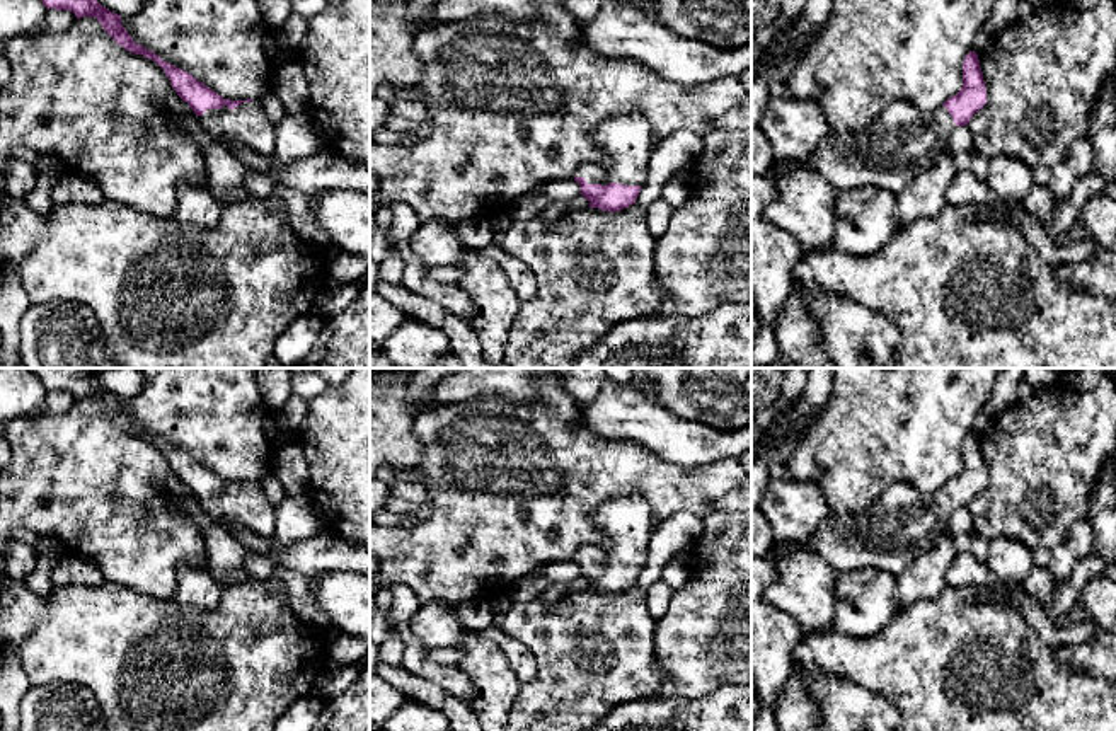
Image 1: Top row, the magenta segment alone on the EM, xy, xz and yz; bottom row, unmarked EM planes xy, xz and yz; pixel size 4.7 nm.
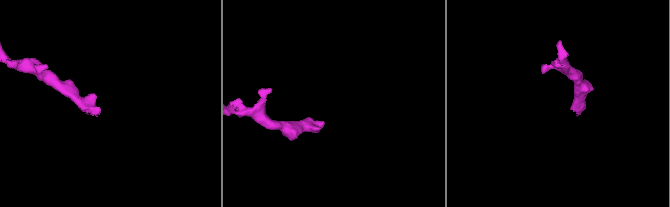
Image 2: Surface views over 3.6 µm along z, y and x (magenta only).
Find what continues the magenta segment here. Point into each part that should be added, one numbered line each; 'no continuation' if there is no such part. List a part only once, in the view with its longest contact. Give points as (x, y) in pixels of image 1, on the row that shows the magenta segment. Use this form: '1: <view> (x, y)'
1: xz (627, 140)

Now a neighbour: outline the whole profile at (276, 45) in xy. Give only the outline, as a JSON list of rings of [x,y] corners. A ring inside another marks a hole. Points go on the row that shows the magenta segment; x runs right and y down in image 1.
[[[273,29],[266,41],[266,49],[274,65],[281,65],[296,58],[296,53],[290,48],[286,34],[281,29]]]

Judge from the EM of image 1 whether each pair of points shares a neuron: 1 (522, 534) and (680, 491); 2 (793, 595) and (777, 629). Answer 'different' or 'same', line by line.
1: same
2: different

